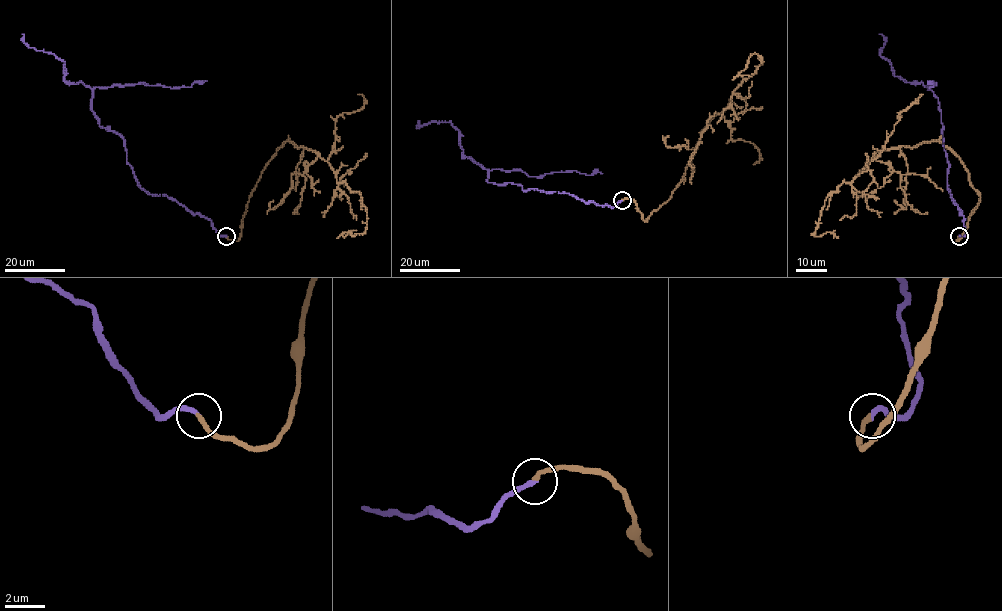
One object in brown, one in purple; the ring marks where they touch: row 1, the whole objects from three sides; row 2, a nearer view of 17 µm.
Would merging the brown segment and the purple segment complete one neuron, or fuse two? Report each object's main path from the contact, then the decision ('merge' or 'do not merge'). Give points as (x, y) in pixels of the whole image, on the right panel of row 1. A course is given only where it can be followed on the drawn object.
course brown (959, 236), (980, 196), (962, 160), (937, 141), (878, 151), (831, 192), (812, 234), (835, 230); course purple (959, 236), (964, 217), (947, 186), (938, 98), (894, 75), (878, 34); merge

